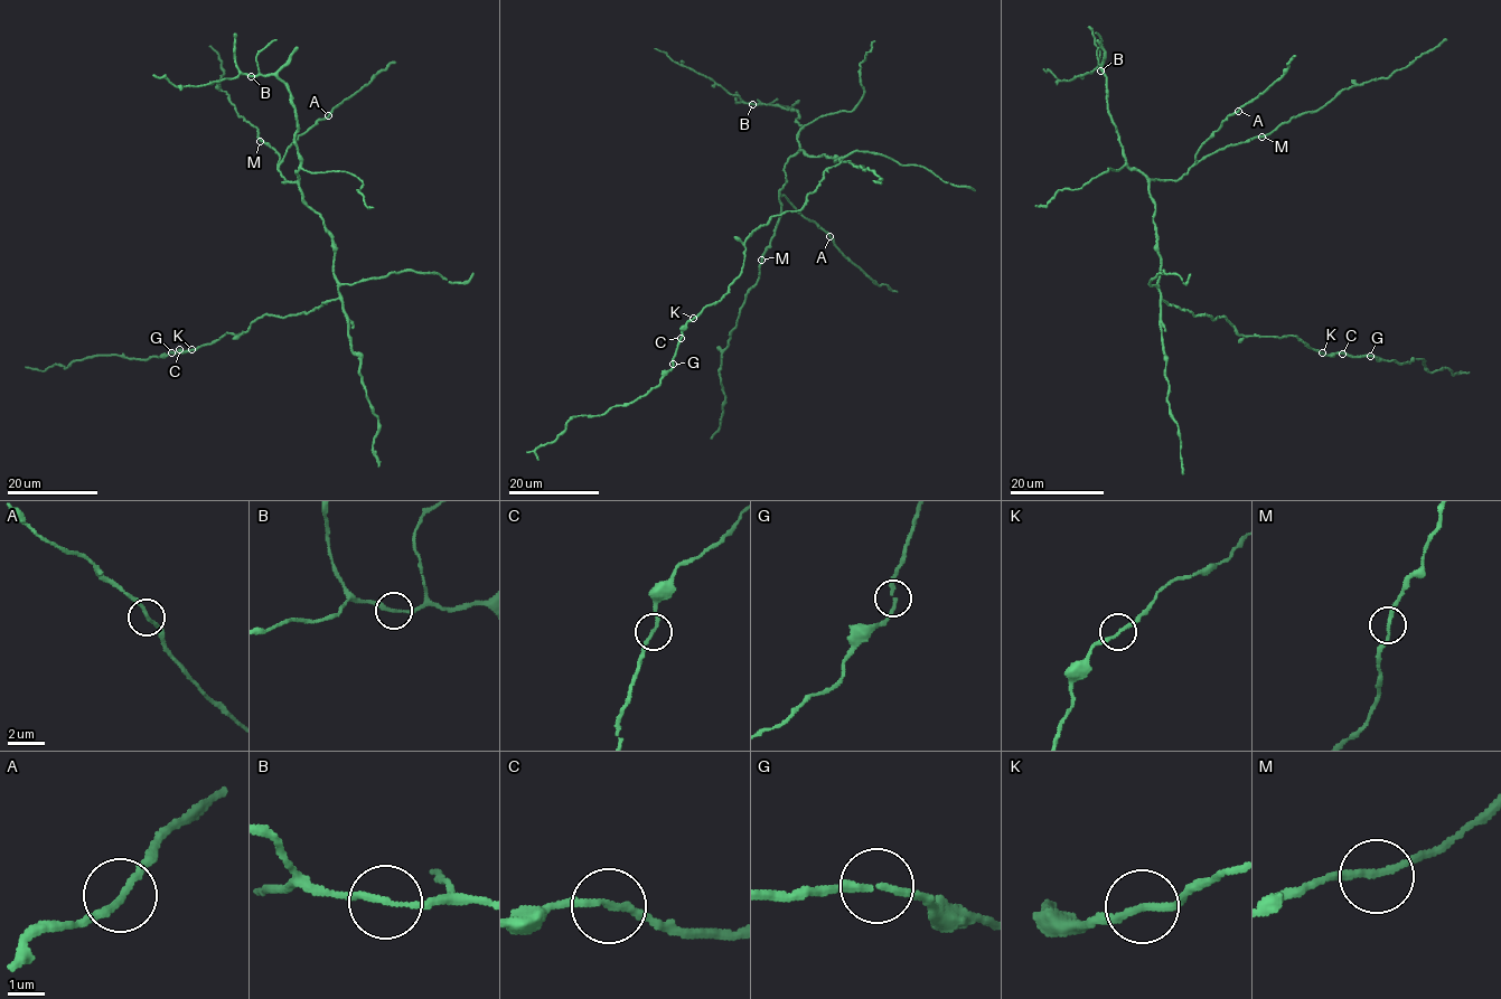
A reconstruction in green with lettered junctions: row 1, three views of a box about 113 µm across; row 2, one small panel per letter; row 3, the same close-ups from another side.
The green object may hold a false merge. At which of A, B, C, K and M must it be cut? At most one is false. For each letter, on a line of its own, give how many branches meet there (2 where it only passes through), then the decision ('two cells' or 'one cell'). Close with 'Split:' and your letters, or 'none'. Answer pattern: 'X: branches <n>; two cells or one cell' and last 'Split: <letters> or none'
A: branches 2; one cell
B: branches 2; one cell
C: branches 2; one cell
K: branches 2; one cell
M: branches 2; one cell
Split: none

